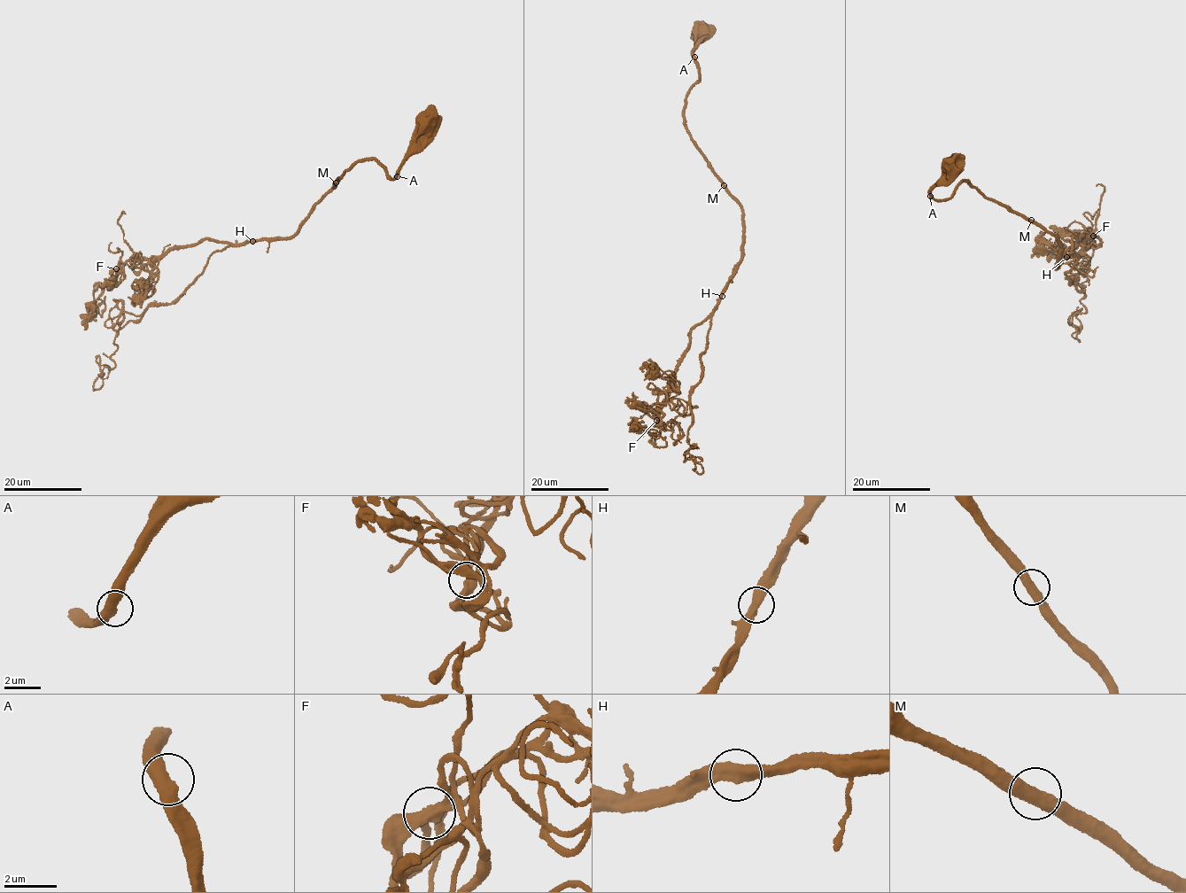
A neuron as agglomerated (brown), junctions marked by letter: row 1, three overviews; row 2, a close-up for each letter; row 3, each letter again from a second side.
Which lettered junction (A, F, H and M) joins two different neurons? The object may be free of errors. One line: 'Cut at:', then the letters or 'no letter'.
Cut at: no letter

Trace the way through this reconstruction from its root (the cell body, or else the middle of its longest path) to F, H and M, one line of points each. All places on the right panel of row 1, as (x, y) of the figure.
F: (951, 166), (932, 196), (950, 198), (966, 181), (1056, 237), (1057, 266), (1073, 237), (1093, 236)
H: (951, 166), (932, 196), (950, 198), (966, 181), (1056, 237), (1061, 248), (1057, 266), (1066, 258)
M: (951, 166), (949, 174), (932, 190), (936, 200), (950, 198), (960, 182), (966, 181), (988, 198), (1031, 220)

